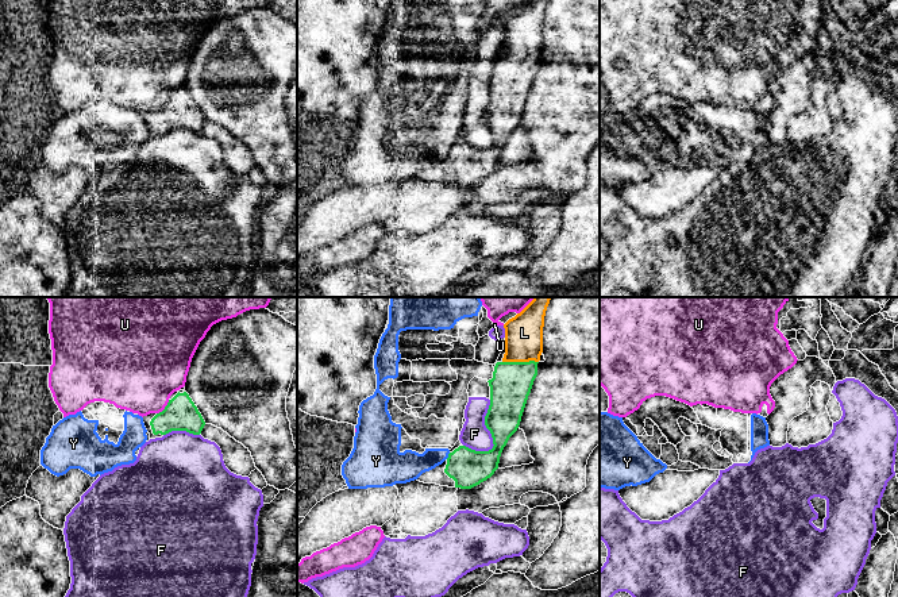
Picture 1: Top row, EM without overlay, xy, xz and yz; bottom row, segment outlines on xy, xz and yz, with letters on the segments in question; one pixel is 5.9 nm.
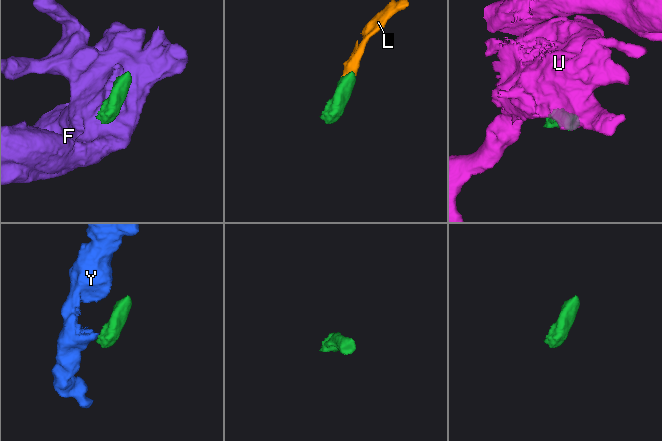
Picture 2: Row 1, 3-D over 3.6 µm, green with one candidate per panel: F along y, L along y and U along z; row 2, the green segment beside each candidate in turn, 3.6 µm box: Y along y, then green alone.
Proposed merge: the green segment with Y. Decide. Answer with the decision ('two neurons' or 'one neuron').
two neurons

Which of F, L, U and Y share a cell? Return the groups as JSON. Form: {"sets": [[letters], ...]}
{"sets": [["F"], ["L"], ["U"], ["Y"]]}

